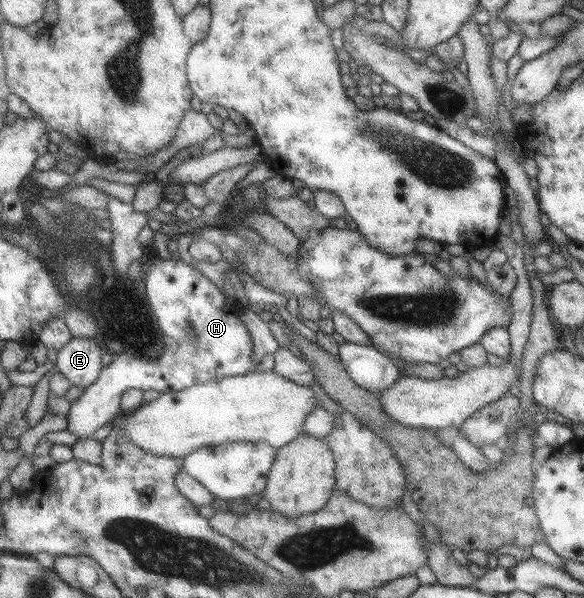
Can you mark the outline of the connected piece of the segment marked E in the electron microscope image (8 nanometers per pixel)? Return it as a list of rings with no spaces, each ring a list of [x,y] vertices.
[[[71,337],[70,340],[56,353],[55,364],[58,372],[64,375],[72,386],[79,386],[82,391],[98,379],[101,371],[101,351],[91,338]]]

